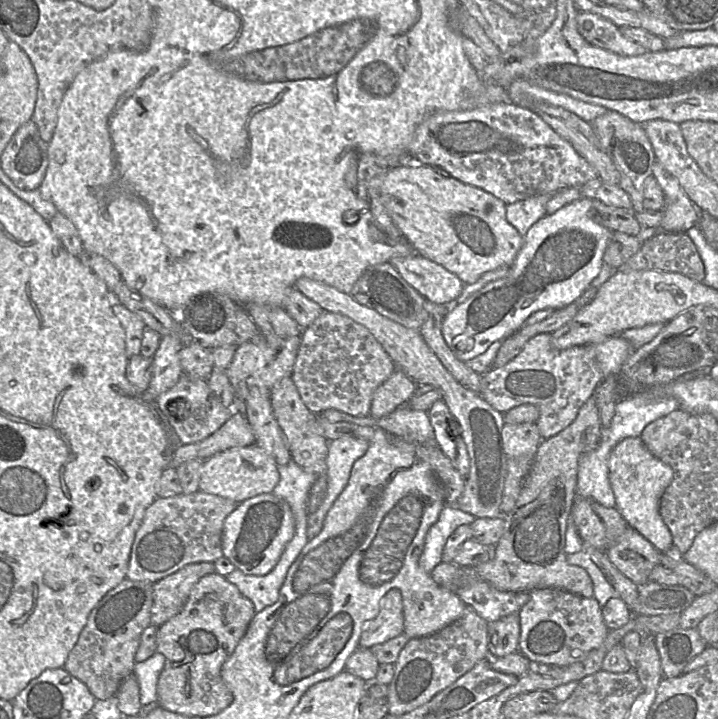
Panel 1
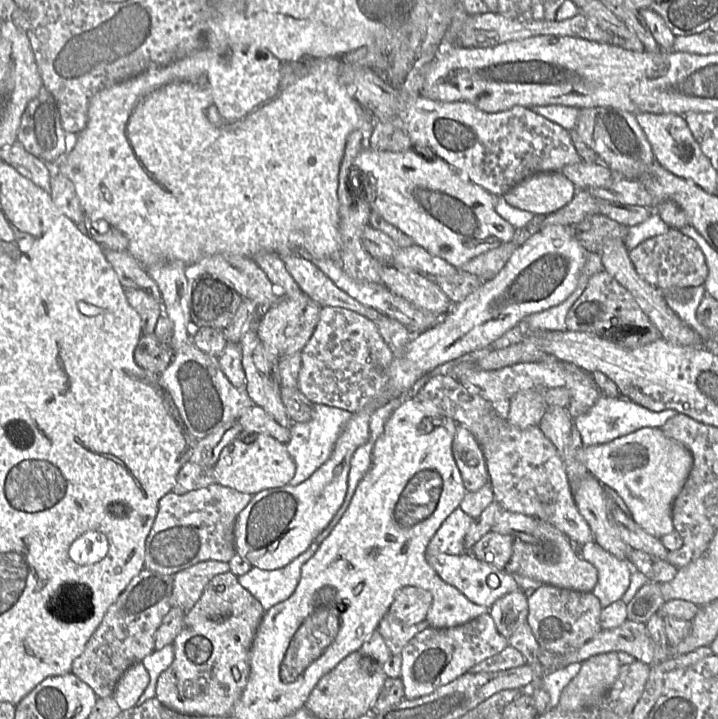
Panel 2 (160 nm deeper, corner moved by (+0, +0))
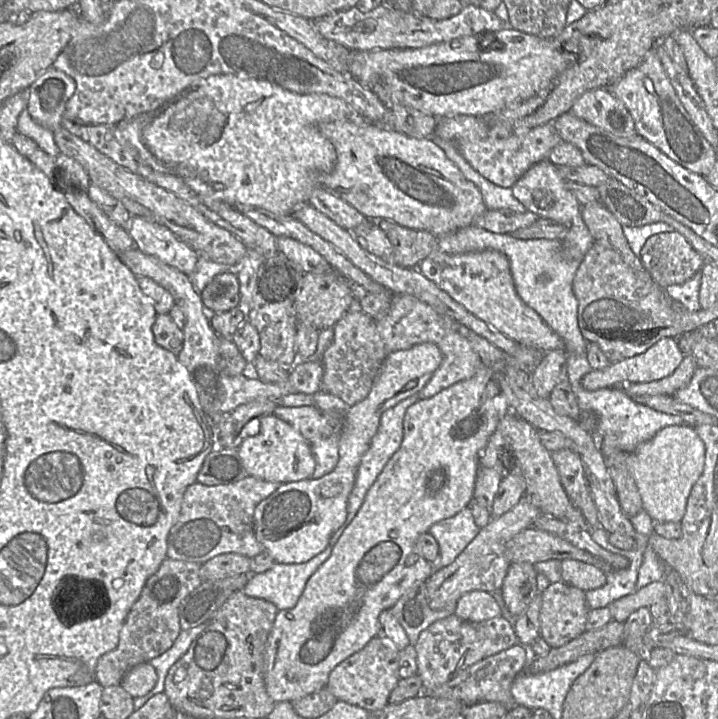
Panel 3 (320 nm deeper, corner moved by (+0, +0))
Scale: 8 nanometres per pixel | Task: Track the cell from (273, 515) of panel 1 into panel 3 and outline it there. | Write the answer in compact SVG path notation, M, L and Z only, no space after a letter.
M426 342L405 350L388 353L383 360L368 395L350 406L343 419L338 438L339 459L335 468L318 479L305 479L281 484L271 495L257 504L253 515L253 528L257 540L262 544L264 552L269 554L275 563L300 564L309 561L322 552L329 539L345 522L347 517L348 498L353 489L358 465L370 446L380 422L381 414L401 400L418 394L428 382L442 362L443 356L437 345Z

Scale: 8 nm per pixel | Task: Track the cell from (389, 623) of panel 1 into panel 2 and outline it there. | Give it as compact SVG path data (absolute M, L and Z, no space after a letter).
M405 586L394 596L387 611L406 625L425 621L432 603L432 594L419 587Z

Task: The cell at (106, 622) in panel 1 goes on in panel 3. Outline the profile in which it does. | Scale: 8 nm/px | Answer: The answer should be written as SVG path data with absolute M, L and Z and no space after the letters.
M168 558L161 563L158 570L147 579L139 598L131 607L120 630L116 648L103 654L98 659L95 669L95 681L97 683L103 688L120 685L123 677L131 668L160 656L173 645L182 631L179 621L179 607L186 596L203 582L199 574L201 565Z

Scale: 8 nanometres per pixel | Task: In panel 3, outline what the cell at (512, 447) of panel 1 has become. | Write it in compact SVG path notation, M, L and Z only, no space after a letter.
M557 349L545 352L540 364L530 373L537 395L548 398L558 383L568 379L567 369L566 351Z

